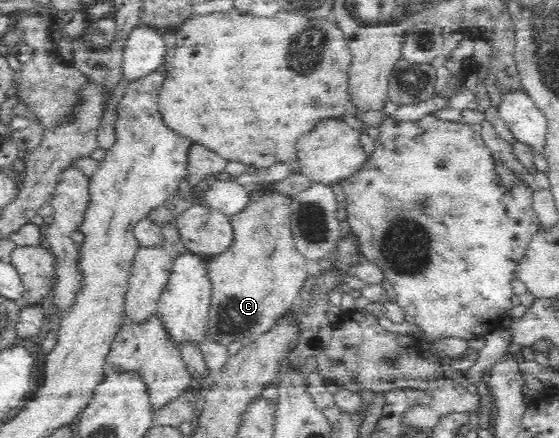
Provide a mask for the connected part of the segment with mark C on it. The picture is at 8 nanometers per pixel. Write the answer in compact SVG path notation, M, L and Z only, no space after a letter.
M252 191L251 201L241 213L231 217L234 229L234 244L224 254L205 257L211 282L211 304L204 322L202 341L212 341L222 347L240 342L244 338L252 341L270 332L295 305L302 283L306 279L307 259L298 253L290 228L290 198L278 194L260 194Z

